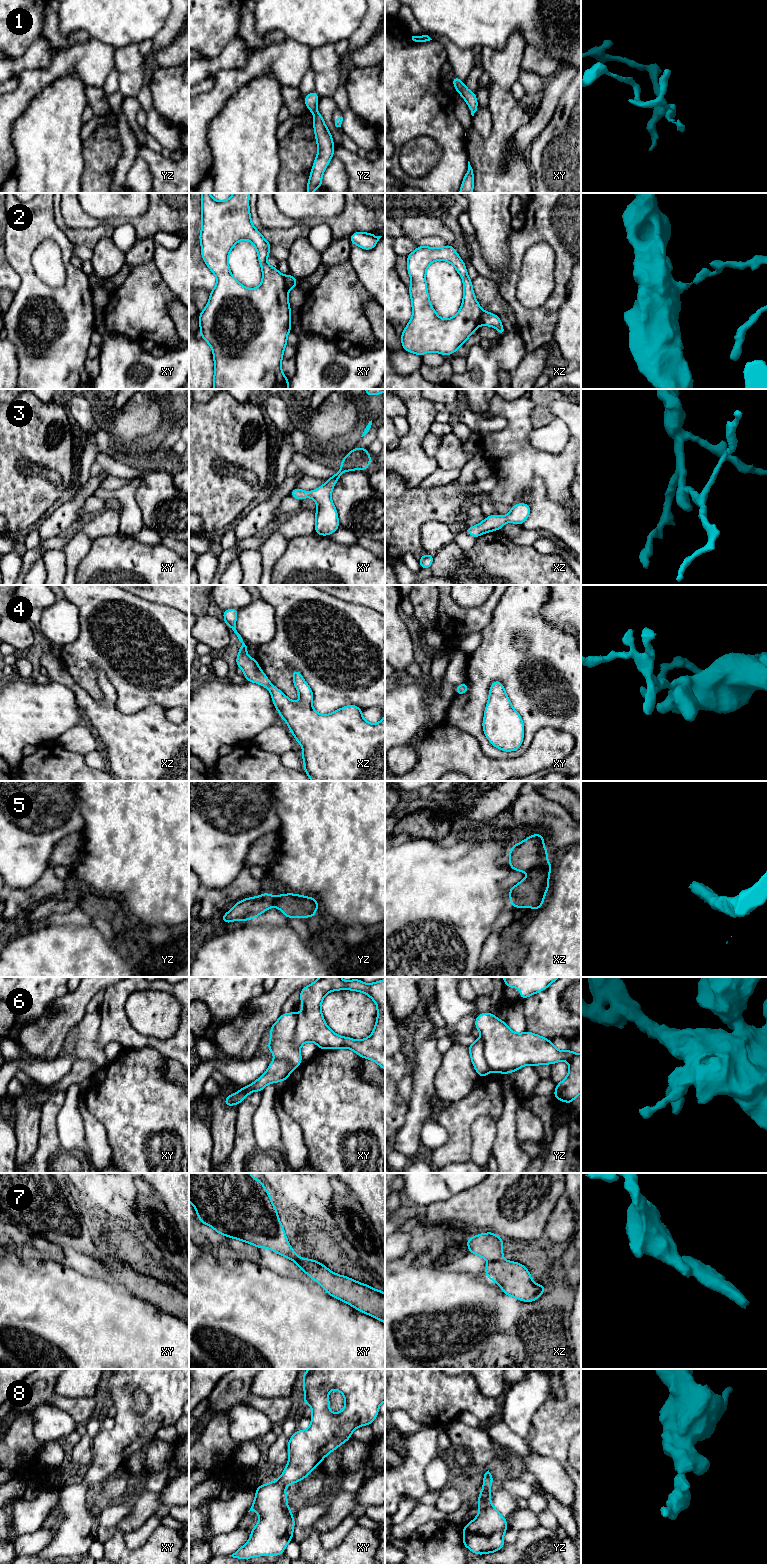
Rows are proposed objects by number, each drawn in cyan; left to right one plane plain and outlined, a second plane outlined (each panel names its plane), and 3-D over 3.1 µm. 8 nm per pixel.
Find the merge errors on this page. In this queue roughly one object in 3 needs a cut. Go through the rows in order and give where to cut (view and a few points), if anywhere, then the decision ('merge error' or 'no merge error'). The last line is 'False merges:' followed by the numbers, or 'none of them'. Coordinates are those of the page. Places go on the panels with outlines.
1: no cut; no merge error
2: cut in xy along (284, 276), (288, 290); merge error
3: no cut; no merge error
4: no cut; no merge error
5: cut in xz along (546, 861), (537, 865), (529, 872); merge error
6: cut in yz along (482, 1036), (483, 1056), (491, 1070); merge error
7: cut in xy along (300, 1258), (303, 1270); merge error
8: no cut; no merge error
False merges: 2, 5, 6, 7

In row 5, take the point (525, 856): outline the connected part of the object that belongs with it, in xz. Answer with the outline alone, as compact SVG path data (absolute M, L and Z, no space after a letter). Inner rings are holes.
M537 833L512 846L508 854L509 866L514 871L530 872L546 863L548 854L543 836Z

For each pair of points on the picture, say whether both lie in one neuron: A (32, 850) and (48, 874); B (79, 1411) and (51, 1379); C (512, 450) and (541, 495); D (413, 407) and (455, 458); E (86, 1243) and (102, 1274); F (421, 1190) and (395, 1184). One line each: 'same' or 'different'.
A: different
B: same
C: different
D: different
E: same
F: different

